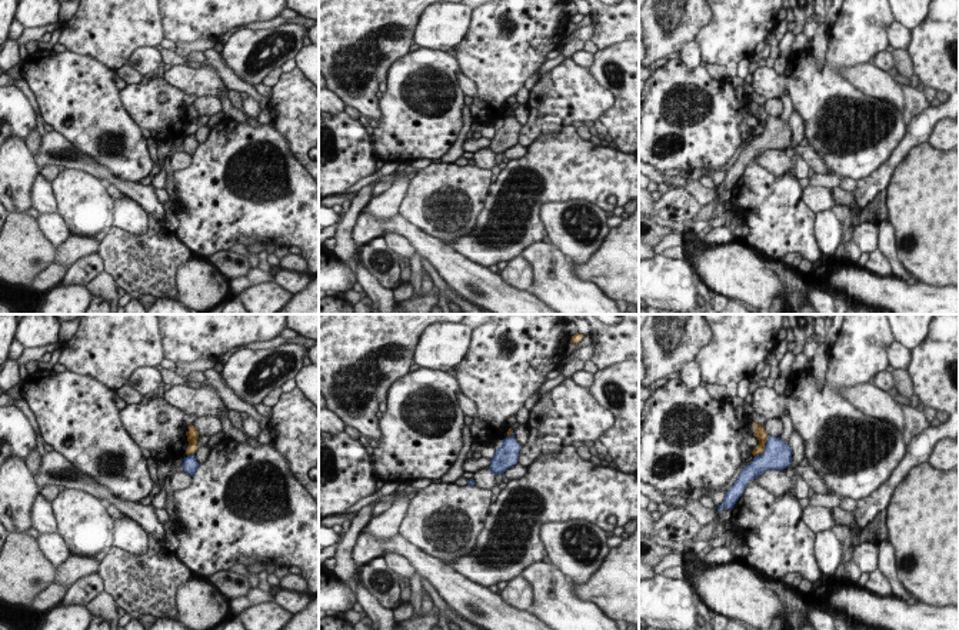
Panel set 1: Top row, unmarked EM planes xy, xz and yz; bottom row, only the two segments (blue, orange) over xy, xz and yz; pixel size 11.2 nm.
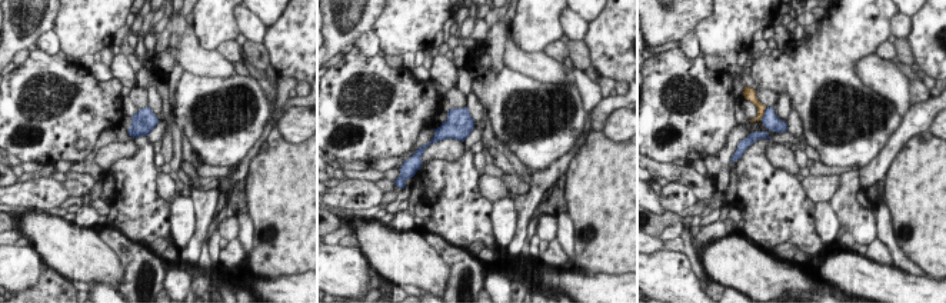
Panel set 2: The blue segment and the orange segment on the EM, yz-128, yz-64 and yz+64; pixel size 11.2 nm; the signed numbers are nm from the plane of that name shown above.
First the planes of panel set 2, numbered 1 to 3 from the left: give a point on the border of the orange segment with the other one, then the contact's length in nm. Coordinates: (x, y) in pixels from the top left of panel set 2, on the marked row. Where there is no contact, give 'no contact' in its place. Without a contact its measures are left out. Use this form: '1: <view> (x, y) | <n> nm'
1: no contact
2: no contact
3: yz+64 (763, 115) | 140 nm

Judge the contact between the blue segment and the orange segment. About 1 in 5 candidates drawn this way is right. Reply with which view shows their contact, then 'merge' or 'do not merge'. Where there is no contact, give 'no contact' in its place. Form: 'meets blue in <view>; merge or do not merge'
meets blue in yz; do not merge

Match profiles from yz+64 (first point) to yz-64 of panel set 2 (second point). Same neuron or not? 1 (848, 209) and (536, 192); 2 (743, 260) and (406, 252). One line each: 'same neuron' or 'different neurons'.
1: different neurons
2: same neuron

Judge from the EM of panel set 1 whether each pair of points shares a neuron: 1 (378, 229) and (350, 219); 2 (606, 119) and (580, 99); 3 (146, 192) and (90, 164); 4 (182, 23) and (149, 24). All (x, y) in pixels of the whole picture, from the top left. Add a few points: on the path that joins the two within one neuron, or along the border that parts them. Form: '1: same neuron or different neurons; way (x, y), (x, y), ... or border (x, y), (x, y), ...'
1: different neurons; border (365, 209), (353, 230), (353, 242), (358, 246)
2: different neurons; border (599, 82), (613, 94), (613, 104), (598, 119)
3: same neuron; way (132, 189), (105, 174)
4: different neurons; border (162, 23), (165, 33)

